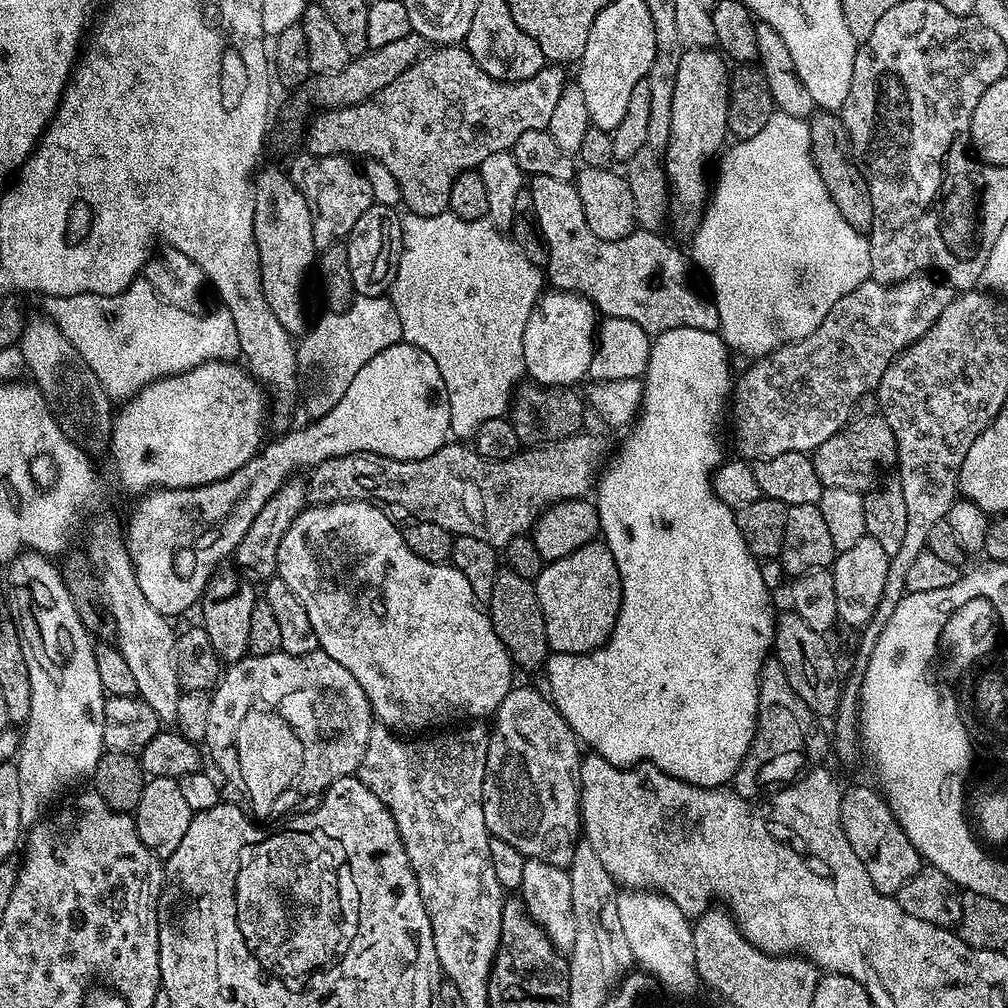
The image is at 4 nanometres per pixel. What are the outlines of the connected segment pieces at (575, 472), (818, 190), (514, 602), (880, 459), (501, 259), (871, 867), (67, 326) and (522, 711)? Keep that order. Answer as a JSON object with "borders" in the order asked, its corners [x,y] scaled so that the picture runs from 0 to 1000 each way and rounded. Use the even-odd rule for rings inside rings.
{"borders":[[[[579,432],[563,433],[549,440],[524,442],[501,456],[478,454],[471,443],[464,441],[463,444],[460,438],[441,438],[418,456],[351,446],[346,452],[332,452],[309,465],[304,476],[306,500],[313,502],[334,500],[337,496],[362,496],[394,518],[431,518],[431,522],[438,522],[438,526],[448,529],[449,533],[478,534],[478,538],[498,546],[511,532],[521,531],[540,505],[559,496],[574,496],[588,487],[604,448],[597,434]]],[[[770,109],[767,110],[764,121],[760,121],[760,125],[756,125],[756,129],[752,129],[752,133],[748,133],[748,137],[730,139],[727,142],[727,147],[724,148],[725,146],[723,146],[717,152],[719,155],[718,160],[714,163],[714,176],[711,179],[709,176],[704,201],[698,207],[698,214],[694,218],[694,223],[685,234],[688,254],[686,257],[688,262],[688,257],[690,257],[691,264],[698,269],[698,274],[702,277],[703,284],[706,285],[704,294],[712,308],[714,333],[727,350],[735,349],[736,352],[742,353],[741,355],[763,353],[769,345],[774,345],[778,341],[786,340],[787,337],[795,337],[808,331],[808,327],[812,327],[812,323],[815,323],[819,312],[823,312],[827,300],[831,300],[831,296],[843,292],[843,288],[847,288],[851,283],[860,280],[865,273],[861,235],[854,227],[843,224],[843,220],[839,220],[839,216],[835,216],[831,204],[827,204],[827,196],[823,196],[823,192],[812,173],[810,163],[806,159],[802,125],[803,120],[801,118]]],[[[497,563],[491,571],[487,591],[482,596],[482,606],[487,613],[487,621],[495,636],[503,643],[511,662],[530,665],[543,656],[546,644],[542,637],[541,614],[534,601],[532,582],[529,576],[511,569],[507,563]]],[[[868,411],[853,419],[834,425],[831,431],[819,435],[819,438],[805,449],[808,466],[812,466],[812,474],[818,484],[856,485],[857,472],[863,471],[869,460],[889,460],[889,436],[876,413]]],[[[445,209],[434,214],[405,212],[400,215],[397,227],[399,248],[387,297],[395,310],[400,340],[415,343],[415,347],[431,355],[444,395],[447,432],[471,434],[478,419],[486,419],[486,415],[505,408],[508,390],[521,372],[518,331],[522,331],[526,308],[541,289],[541,271],[537,263],[526,260],[512,241],[483,217],[459,218]]],[[[849,778],[846,782],[836,783],[833,791],[833,814],[835,823],[839,823],[839,835],[843,835],[847,847],[851,847],[851,855],[859,859],[863,875],[867,875],[867,879],[875,887],[888,890],[889,884],[913,864],[915,854],[911,843],[907,843],[907,835],[899,831],[899,823],[895,823],[895,819],[887,812],[881,795],[868,781],[865,782]]],[[[142,276],[132,278],[131,282],[124,290],[118,290],[112,294],[82,290],[81,292],[73,292],[72,294],[50,294],[47,295],[46,301],[48,301],[48,310],[46,310],[47,316],[52,317],[58,323],[58,327],[61,331],[73,343],[75,350],[83,356],[83,362],[91,368],[93,375],[97,375],[97,379],[103,385],[103,390],[105,390],[107,396],[112,399],[122,399],[131,396],[135,390],[140,389],[146,381],[154,377],[160,377],[166,373],[172,373],[173,371],[181,371],[185,367],[192,367],[192,363],[200,363],[209,357],[225,357],[230,359],[238,353],[236,327],[232,327],[232,315],[228,315],[226,310],[215,308],[215,310],[206,310],[201,313],[201,309],[198,308],[169,304]]],[[[510,681],[492,701],[478,776],[478,808],[485,826],[506,835],[521,851],[563,861],[577,829],[577,742],[547,693],[536,687]]]]}

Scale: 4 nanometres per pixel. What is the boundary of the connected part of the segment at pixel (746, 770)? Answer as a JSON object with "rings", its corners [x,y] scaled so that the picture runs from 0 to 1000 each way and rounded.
{"rings":[[[769,653],[759,655],[752,681],[750,730],[729,768],[728,785],[738,794],[750,796],[811,761],[816,755],[813,753],[823,746],[822,727],[818,723],[816,726],[813,718],[804,700],[800,700],[800,696],[788,688],[788,681],[784,681],[780,674],[780,665],[776,665]]]}

